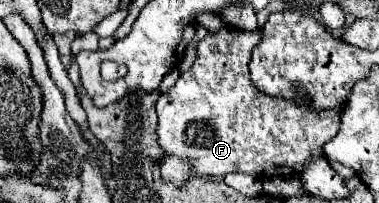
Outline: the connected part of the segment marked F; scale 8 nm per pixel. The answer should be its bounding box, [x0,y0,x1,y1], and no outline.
[157,27,343,185]

